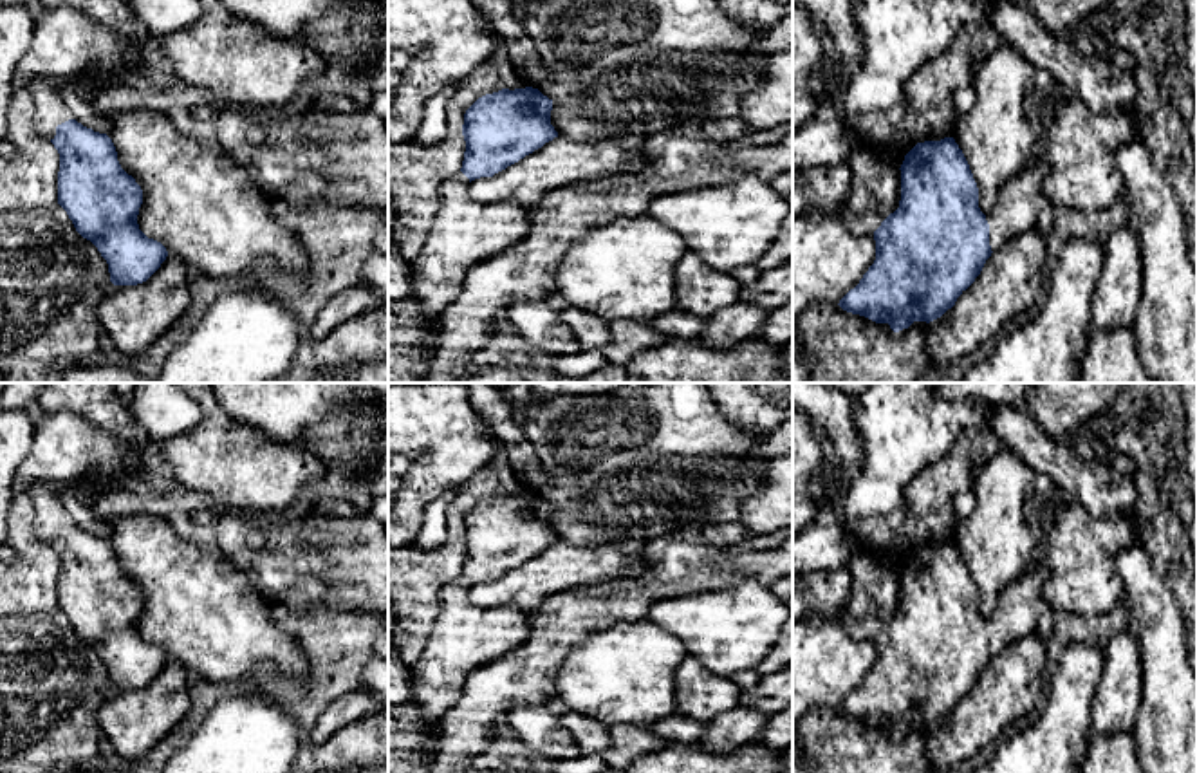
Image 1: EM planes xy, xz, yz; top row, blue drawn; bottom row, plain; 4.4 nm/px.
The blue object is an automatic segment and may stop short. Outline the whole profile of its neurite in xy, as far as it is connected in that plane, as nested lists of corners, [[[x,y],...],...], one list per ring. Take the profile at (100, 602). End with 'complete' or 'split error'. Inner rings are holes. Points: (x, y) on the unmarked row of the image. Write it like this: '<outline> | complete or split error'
[[[40,486],[27,491],[36,508],[31,535],[49,544],[60,558],[58,609],[67,616],[76,636],[90,645],[107,665],[114,690],[146,686],[166,665],[168,656],[139,634],[141,591],[121,573],[116,551],[107,538],[78,527],[54,493]]] | split error

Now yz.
[[[953,542],[917,547],[901,569],[901,605],[874,636],[876,665],[859,688],[850,694],[840,712],[847,717],[865,721],[876,728],[888,728],[894,737],[908,733],[914,726],[933,726],[951,713],[957,703],[975,686],[986,665],[1016,639],[1040,630],[1053,616],[1051,607],[1042,598],[1047,580],[1044,565],[1027,567],[1006,587],[997,609],[988,619],[979,612],[979,592],[970,569]]] | split error

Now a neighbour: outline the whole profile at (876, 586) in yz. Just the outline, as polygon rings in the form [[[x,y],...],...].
[[[856,549],[847,562],[852,576],[847,616],[856,619],[890,619],[901,605],[901,574],[890,562],[881,562]]]

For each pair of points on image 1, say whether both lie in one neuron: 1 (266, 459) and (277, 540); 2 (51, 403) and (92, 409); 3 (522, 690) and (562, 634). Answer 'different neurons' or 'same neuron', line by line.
1: different neurons
2: same neuron
3: same neuron

